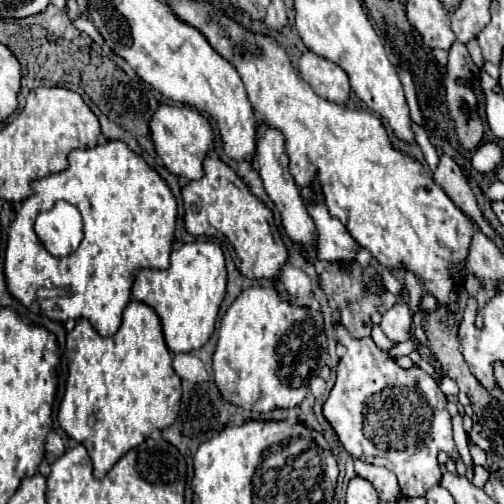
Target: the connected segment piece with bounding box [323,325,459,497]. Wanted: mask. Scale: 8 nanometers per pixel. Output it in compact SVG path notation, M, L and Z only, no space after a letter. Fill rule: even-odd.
M339 325L335 329L337 339L347 347L347 353L337 365L337 381L333 391L323 405L323 413L343 447L357 459L373 465L383 465L391 469L397 479L401 493L405 497L425 495L433 485L441 481L441 469L437 463L437 453L445 451L453 461L457 459L457 447L451 431L451 415L445 405L447 399L435 379L421 367L413 365L403 369L395 359L381 351L371 337L353 339L349 331ZM383 389L411 389L411 403L369 403L369 399ZM365 407L369 407L369 439L365 437Z

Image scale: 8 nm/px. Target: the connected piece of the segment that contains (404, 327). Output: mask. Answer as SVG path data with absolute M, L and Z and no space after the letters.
M395 303L387 313L383 313L381 329L395 343L403 343L403 341L411 339L411 313L409 313L409 307L403 305L403 303Z

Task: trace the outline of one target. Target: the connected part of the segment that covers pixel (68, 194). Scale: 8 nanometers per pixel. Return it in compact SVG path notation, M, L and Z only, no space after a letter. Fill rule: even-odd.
M107 141L97 147L73 149L69 153L67 171L35 181L33 189L35 193L23 201L23 207L19 209L15 221L9 227L7 249L5 249L5 279L11 295L19 299L25 307L33 307L35 303L39 303L37 289L63 287L65 295L51 299L51 303L41 301L41 313L63 323L67 319L87 319L103 337L113 335L121 327L123 309L131 301L131 285L135 281L135 275L145 267L151 269L169 267L169 253L177 223L177 201L173 197L173 191L169 189L165 179L155 169L151 169L145 163L145 159L137 155L125 141ZM57 201L69 201L83 215L83 227L85 227L83 241L77 247L77 251L73 251L67 257L53 257L43 247L43 243L39 241L33 229L39 209L47 211Z

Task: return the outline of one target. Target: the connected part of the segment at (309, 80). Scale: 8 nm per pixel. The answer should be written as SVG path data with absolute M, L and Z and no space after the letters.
M307 51L299 59L299 75L319 97L341 105L349 101L349 77L339 65Z

